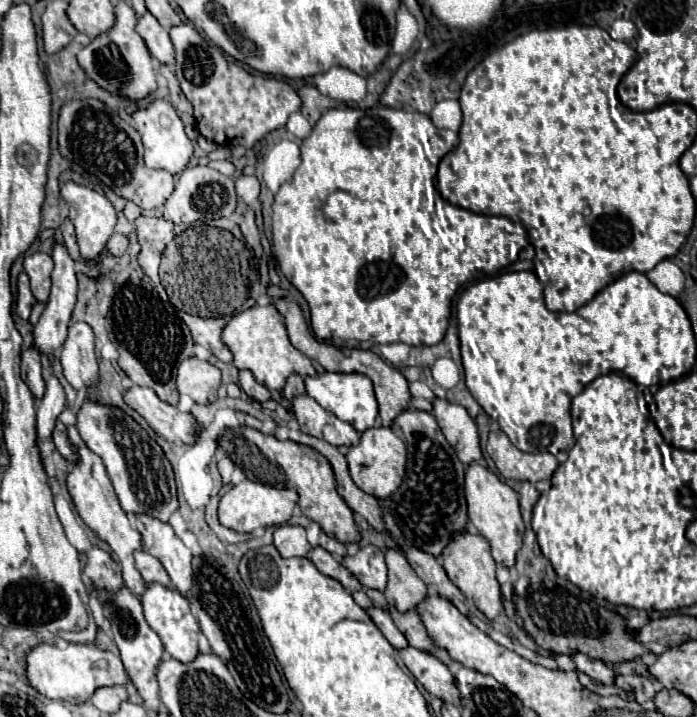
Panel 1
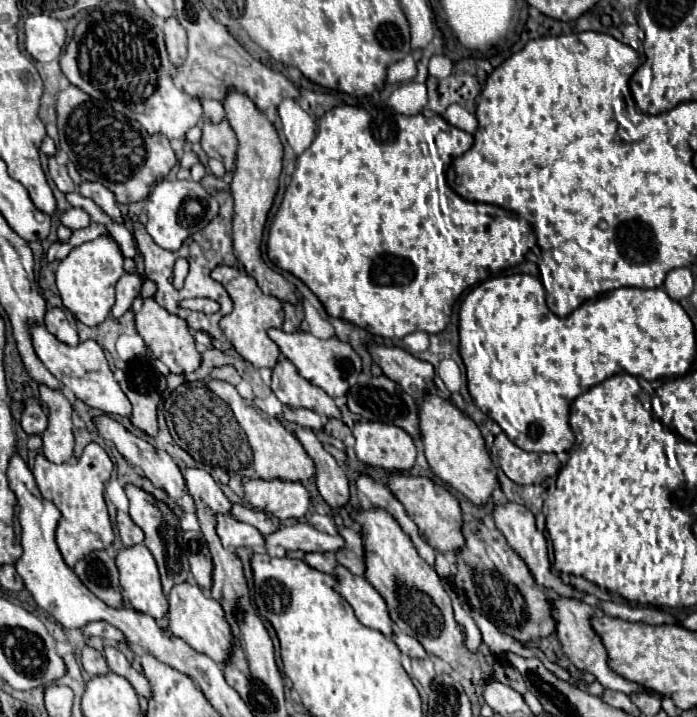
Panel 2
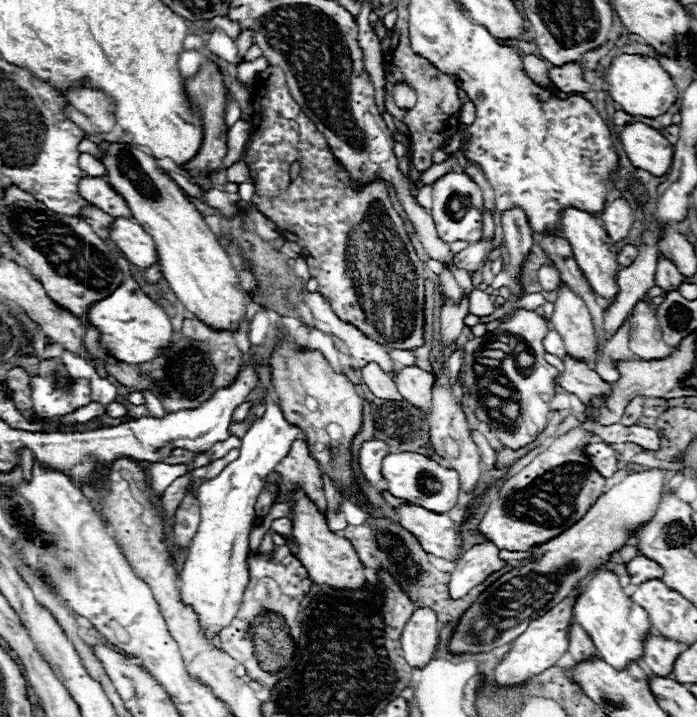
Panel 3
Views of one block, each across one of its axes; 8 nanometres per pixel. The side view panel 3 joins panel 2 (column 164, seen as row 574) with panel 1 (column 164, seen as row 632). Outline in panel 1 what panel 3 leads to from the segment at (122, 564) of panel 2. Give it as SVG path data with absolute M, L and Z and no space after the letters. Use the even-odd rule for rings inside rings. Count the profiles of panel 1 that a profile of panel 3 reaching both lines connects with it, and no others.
M150 584L146 588L146 592L140 596L140 602L144 606L146 622L160 636L160 640L164 644L164 650L172 658L180 660L182 664L188 664L188 662L196 660L196 656L200 654L200 650L198 650L198 642L196 642L194 636L200 632L200 626L198 626L198 620L190 612L188 600L180 592L170 590L166 586L162 586L162 584Z

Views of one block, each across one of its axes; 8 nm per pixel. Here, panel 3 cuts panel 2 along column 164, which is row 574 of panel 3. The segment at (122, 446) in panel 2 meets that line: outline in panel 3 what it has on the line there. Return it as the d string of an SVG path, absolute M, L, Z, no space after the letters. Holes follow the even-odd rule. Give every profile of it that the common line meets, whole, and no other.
M484 540L482 544L472 546L458 562L450 578L450 596L462 598L470 588L482 584L492 572L504 568L508 562L500 560L500 548L494 542Z

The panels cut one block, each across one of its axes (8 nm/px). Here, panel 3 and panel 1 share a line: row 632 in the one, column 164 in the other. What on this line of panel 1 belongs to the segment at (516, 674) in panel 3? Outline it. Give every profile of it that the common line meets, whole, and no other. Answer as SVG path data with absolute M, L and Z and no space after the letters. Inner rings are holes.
M134 514L134 526L144 538L144 550L162 562L176 590L188 594L192 586L192 554L174 534L172 526L144 514Z

